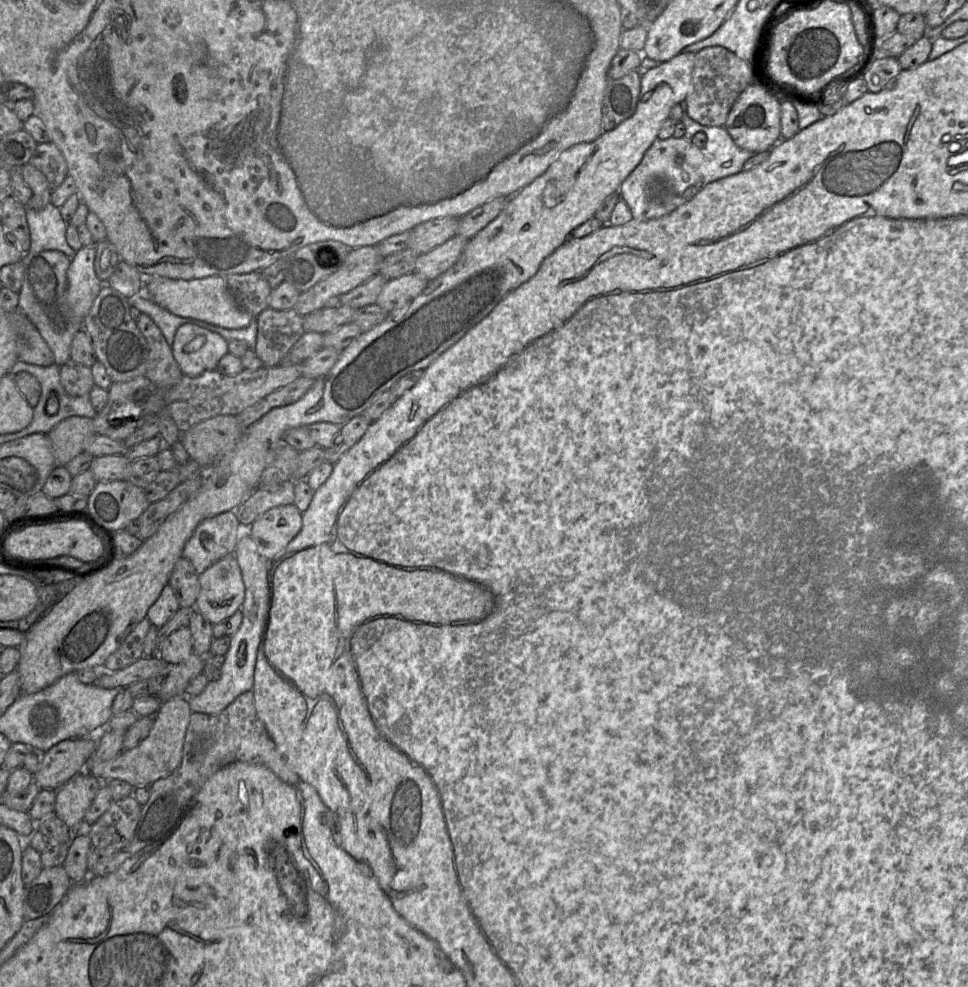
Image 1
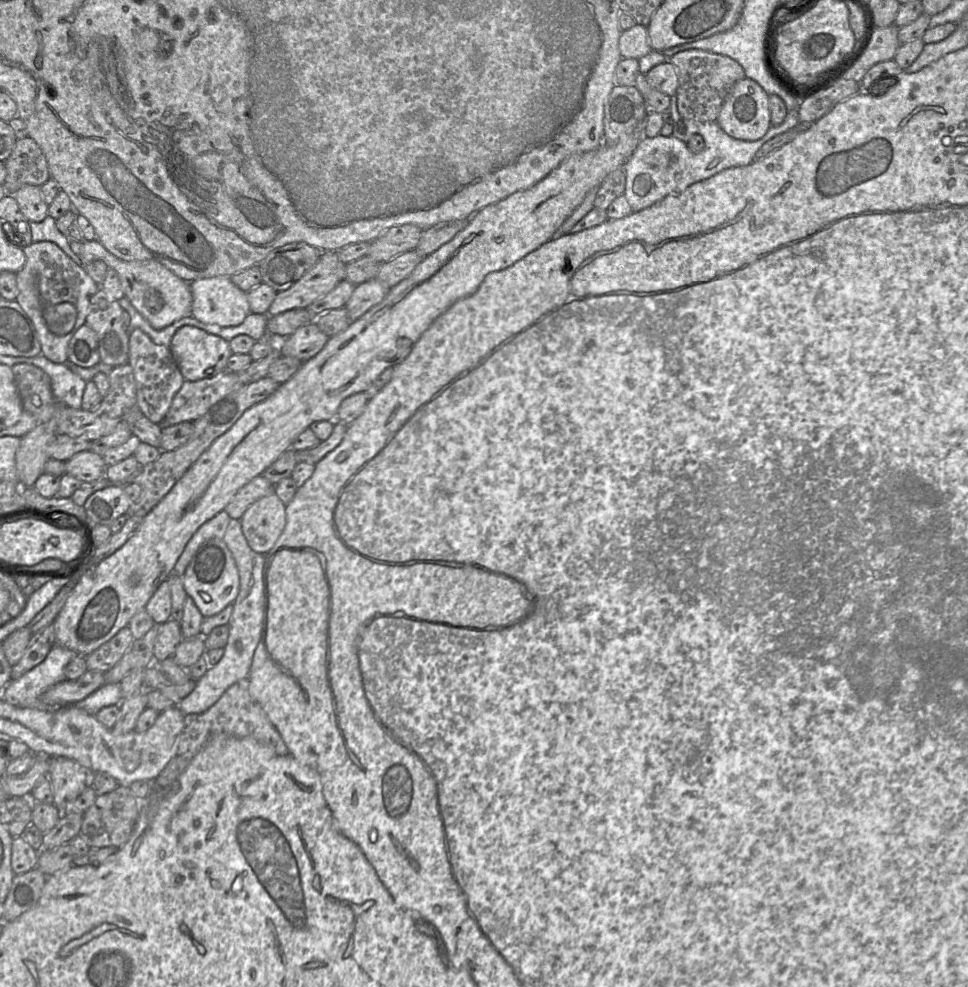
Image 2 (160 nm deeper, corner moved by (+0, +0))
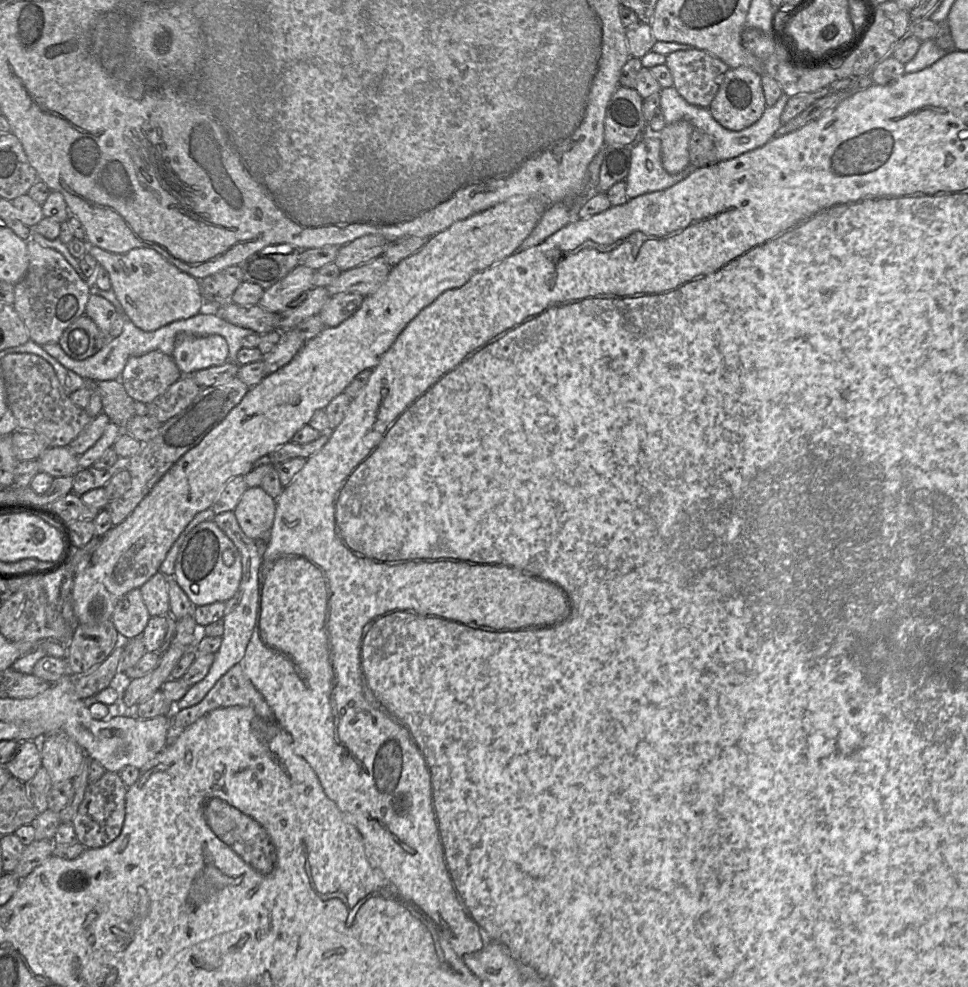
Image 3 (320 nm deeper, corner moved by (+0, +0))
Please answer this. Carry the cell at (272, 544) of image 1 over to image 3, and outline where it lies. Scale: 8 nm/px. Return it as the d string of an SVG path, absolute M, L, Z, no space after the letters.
M261 487L247 488L234 509L237 522L245 535L259 543L266 543L274 523L276 499Z

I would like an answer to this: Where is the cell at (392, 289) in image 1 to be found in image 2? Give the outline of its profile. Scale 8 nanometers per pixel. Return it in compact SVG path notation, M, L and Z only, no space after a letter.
M371 279L355 286L349 301L344 306L351 319L351 324L378 305L391 288L377 279Z

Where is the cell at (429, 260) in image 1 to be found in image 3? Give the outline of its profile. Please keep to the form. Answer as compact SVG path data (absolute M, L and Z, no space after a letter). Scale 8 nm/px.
M380 256L341 272L326 288L331 296L340 293L359 293L366 297L385 283L391 268L386 259Z

